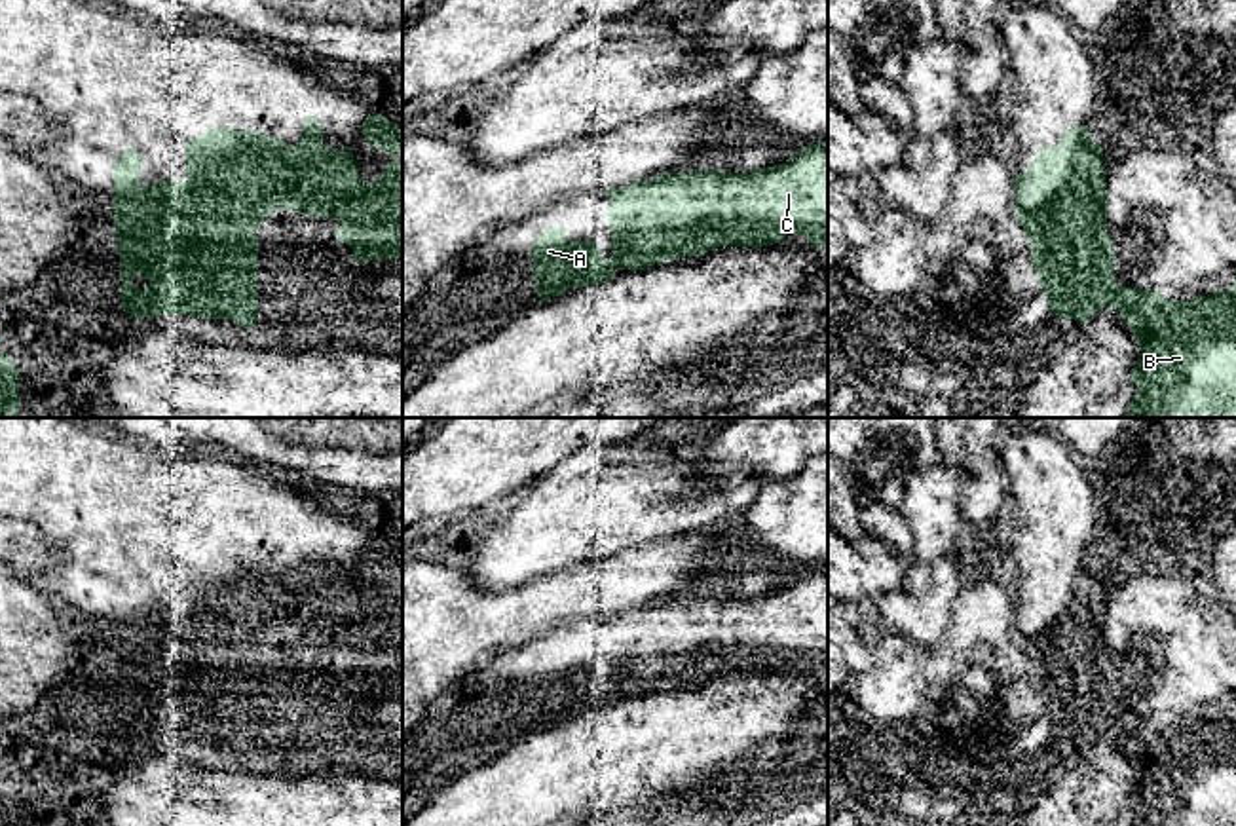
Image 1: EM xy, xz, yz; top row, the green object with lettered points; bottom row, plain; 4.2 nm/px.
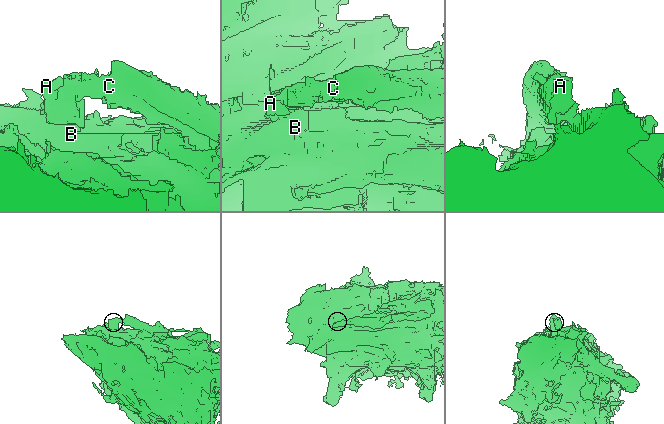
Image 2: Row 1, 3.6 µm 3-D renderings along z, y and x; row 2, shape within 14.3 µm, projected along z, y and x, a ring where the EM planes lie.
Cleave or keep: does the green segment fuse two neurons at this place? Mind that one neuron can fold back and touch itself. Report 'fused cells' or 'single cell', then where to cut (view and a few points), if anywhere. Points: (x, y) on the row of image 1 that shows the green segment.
fused cells; cut xy (175, 183), (228, 175), (249, 207), (276, 209)

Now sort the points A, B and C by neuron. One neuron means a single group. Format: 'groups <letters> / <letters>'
groups A B / C

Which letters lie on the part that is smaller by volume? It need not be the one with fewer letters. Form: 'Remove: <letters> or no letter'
Remove: C

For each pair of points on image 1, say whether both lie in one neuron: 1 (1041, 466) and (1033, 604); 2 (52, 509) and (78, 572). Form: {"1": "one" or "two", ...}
{"1": "one", "2": "one"}

